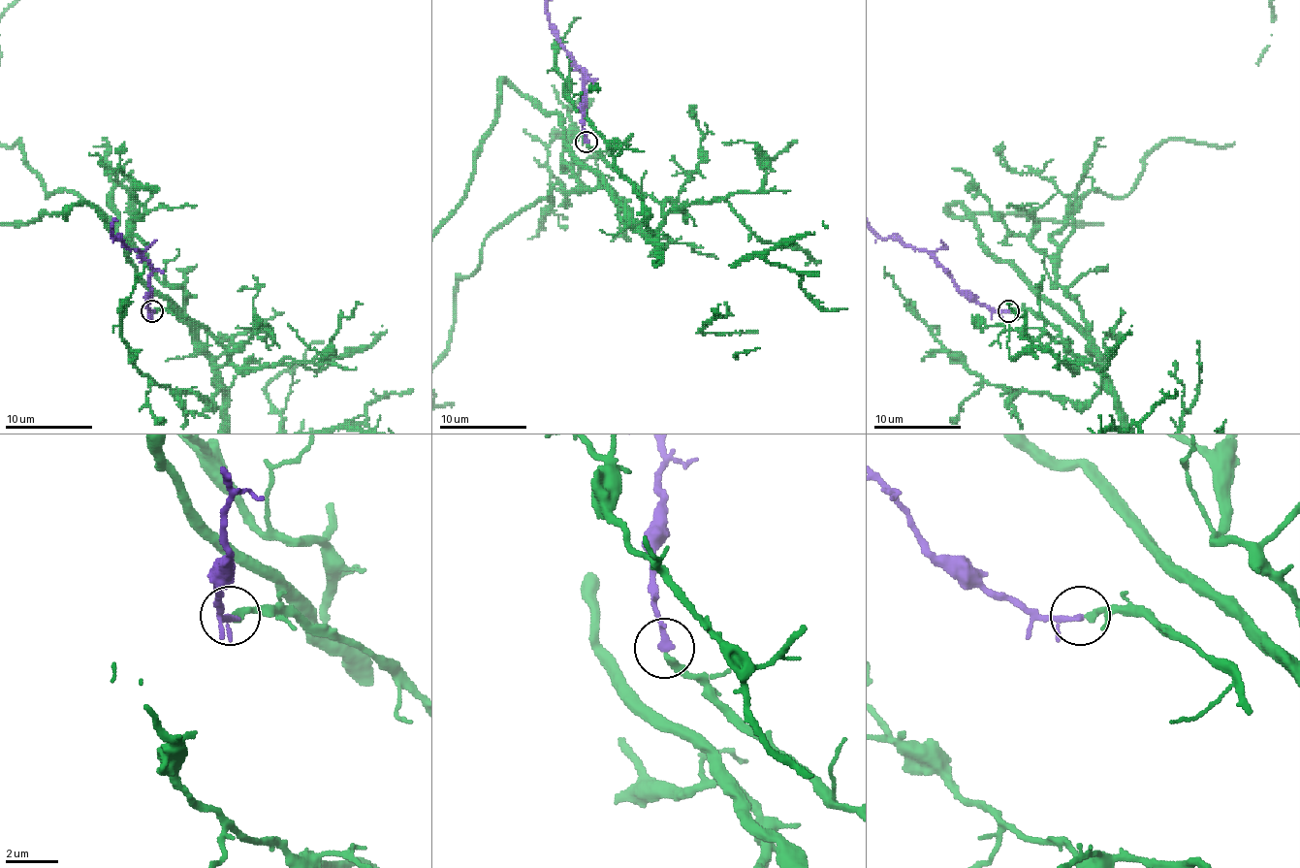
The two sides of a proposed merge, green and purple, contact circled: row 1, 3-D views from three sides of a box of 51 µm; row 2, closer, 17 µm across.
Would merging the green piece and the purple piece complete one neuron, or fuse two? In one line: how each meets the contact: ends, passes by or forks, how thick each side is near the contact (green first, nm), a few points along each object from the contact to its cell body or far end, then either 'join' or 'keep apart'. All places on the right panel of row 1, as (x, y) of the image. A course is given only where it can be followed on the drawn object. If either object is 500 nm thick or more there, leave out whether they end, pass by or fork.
green ends; purple passes by; calibres 260 and 160 nm; course purple (1009, 310), (987, 308), (971, 302), (926, 251), (877, 236); join

